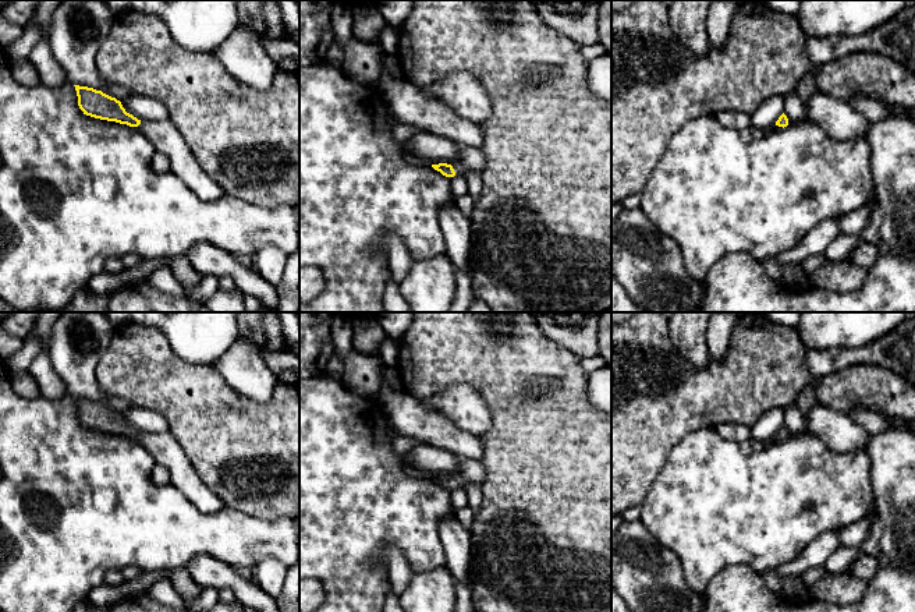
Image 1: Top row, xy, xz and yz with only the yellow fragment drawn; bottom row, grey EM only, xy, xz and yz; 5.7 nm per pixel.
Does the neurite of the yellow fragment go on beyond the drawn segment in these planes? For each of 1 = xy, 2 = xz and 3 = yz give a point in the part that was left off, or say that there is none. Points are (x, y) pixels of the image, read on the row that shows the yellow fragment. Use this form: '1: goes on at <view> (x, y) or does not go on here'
1: goes on at xy (163, 135)
2: goes on at xz (471, 159)
3: goes on at yz (758, 134)

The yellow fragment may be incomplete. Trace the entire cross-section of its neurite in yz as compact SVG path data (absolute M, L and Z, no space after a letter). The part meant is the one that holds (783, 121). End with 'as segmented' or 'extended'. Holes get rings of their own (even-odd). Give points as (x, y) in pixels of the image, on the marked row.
M783 113L779 120L776 121L774 125L769 127L769 128L756 128L752 130L752 137L753 141L759 141L762 138L765 138L767 134L774 132L774 131L781 131L783 128L785 128L788 125L788 118L787 116Z; extended

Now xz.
M458 144L460 158L455 163L439 163L432 167L440 171L446 177L454 177L455 174L467 176L469 171L482 174L485 169L485 155L480 148Z; extended

